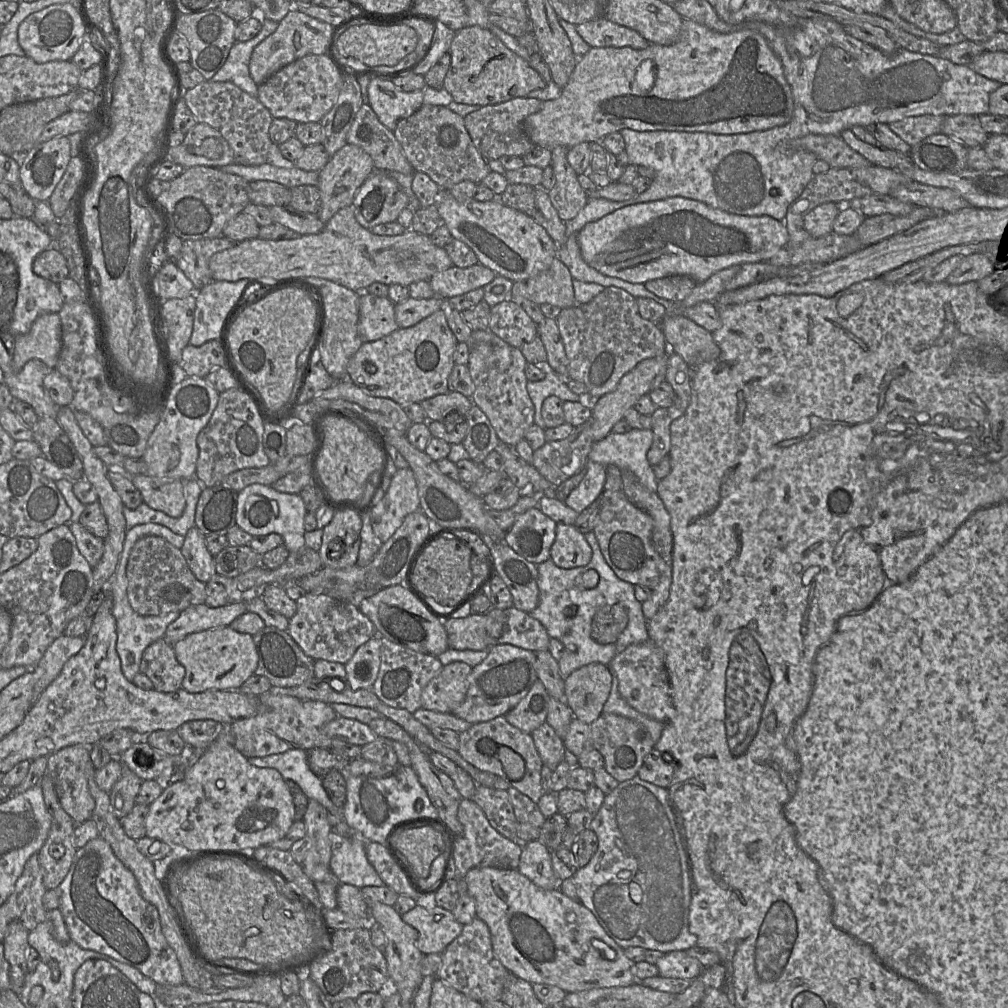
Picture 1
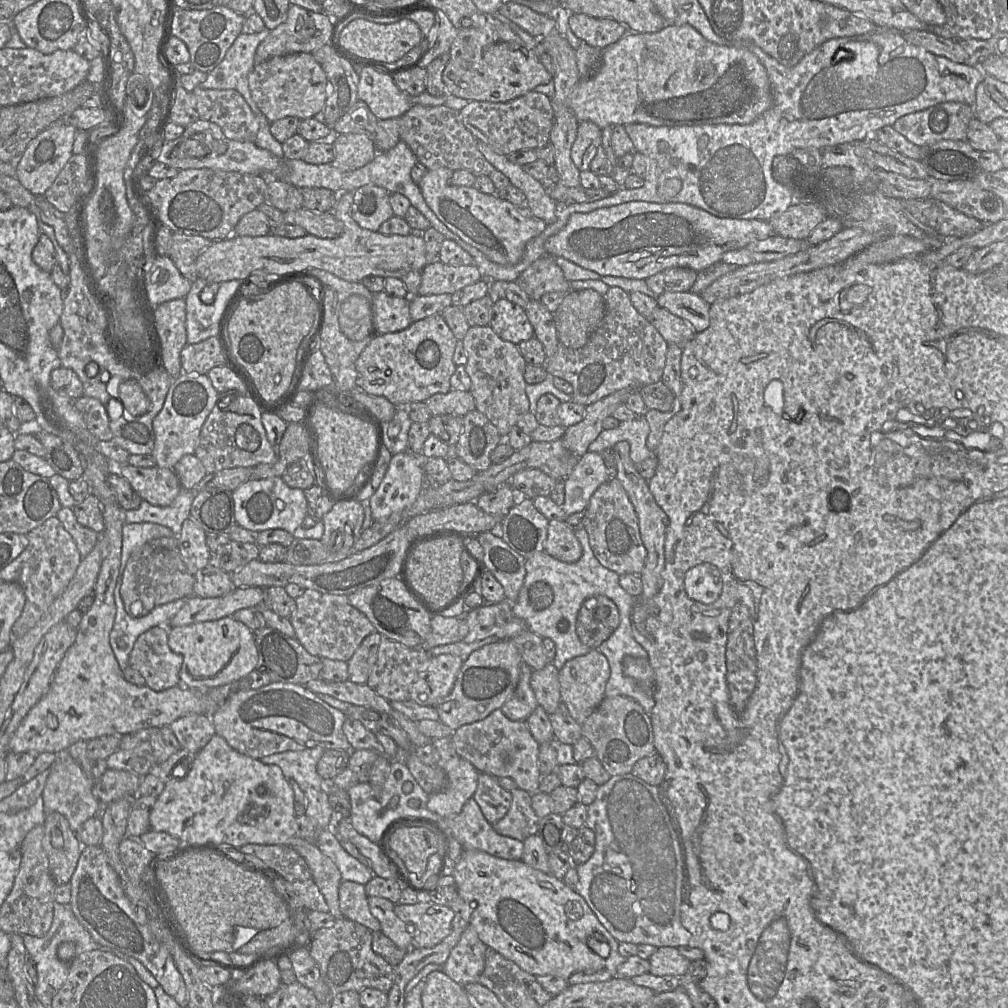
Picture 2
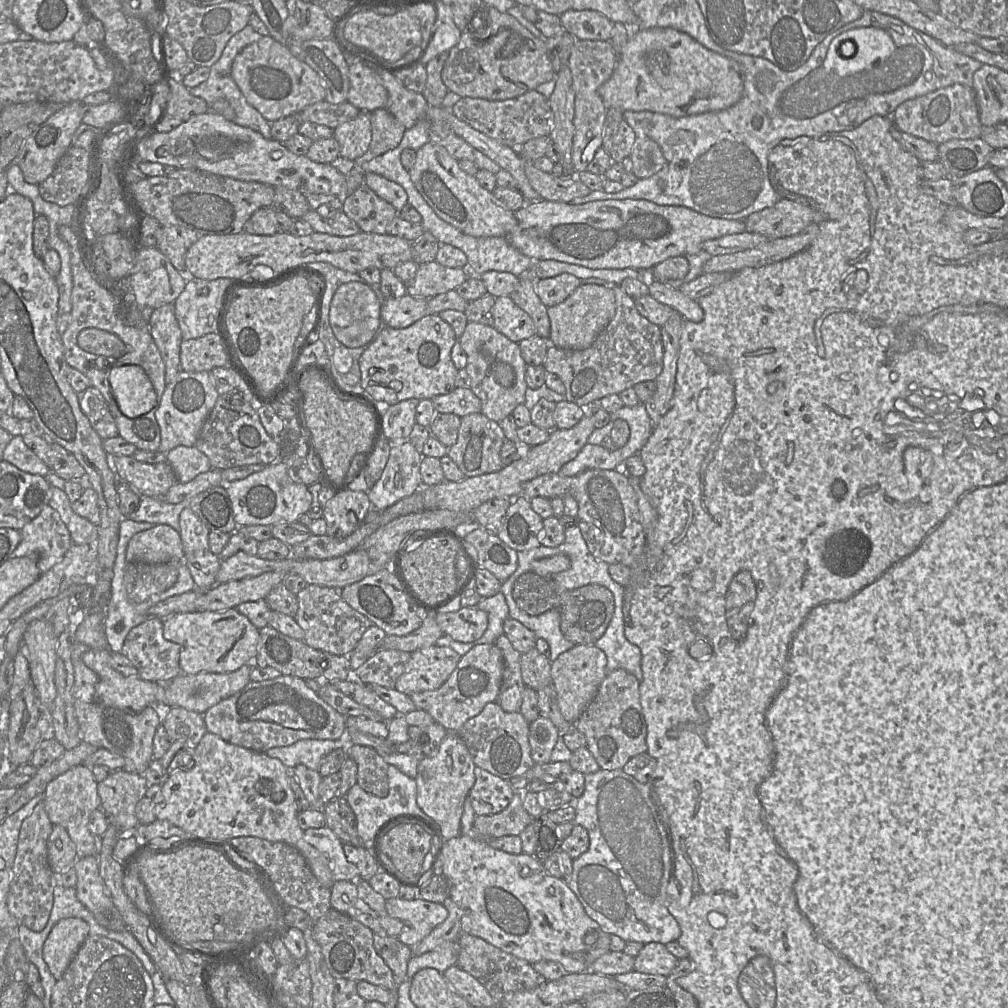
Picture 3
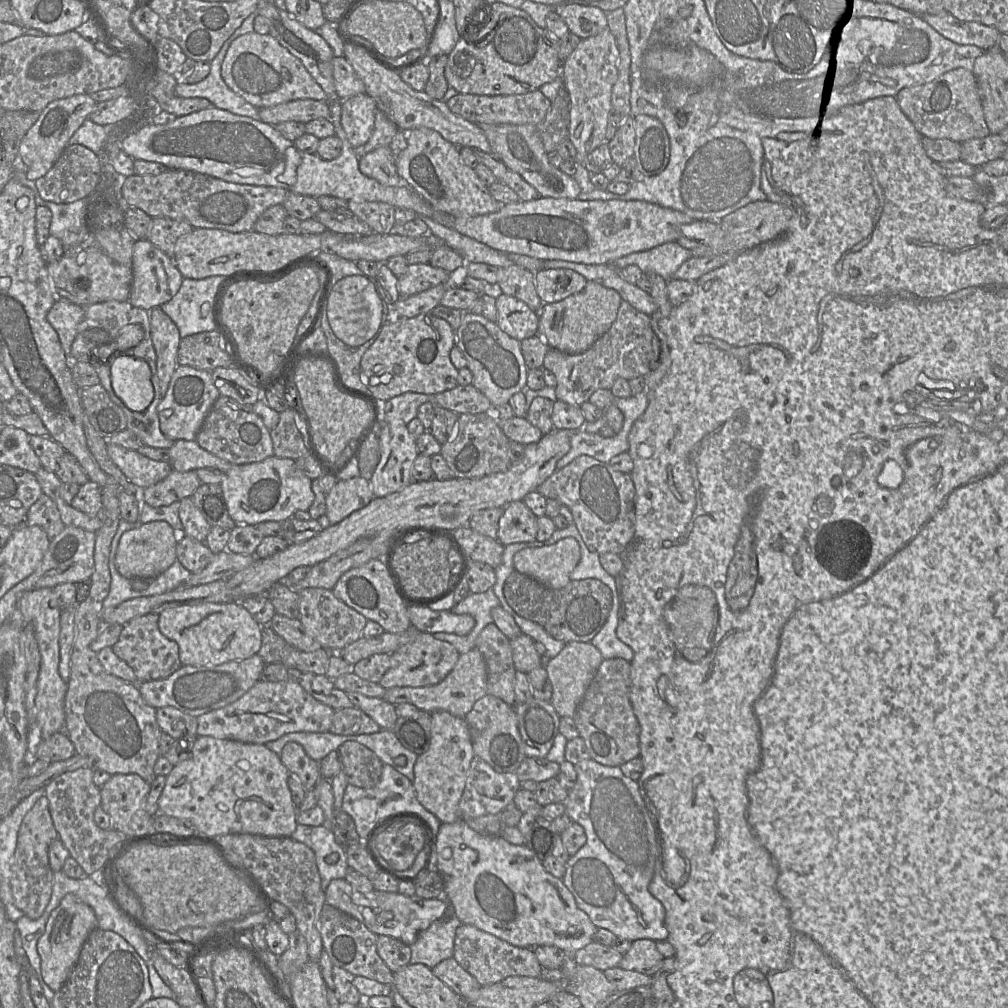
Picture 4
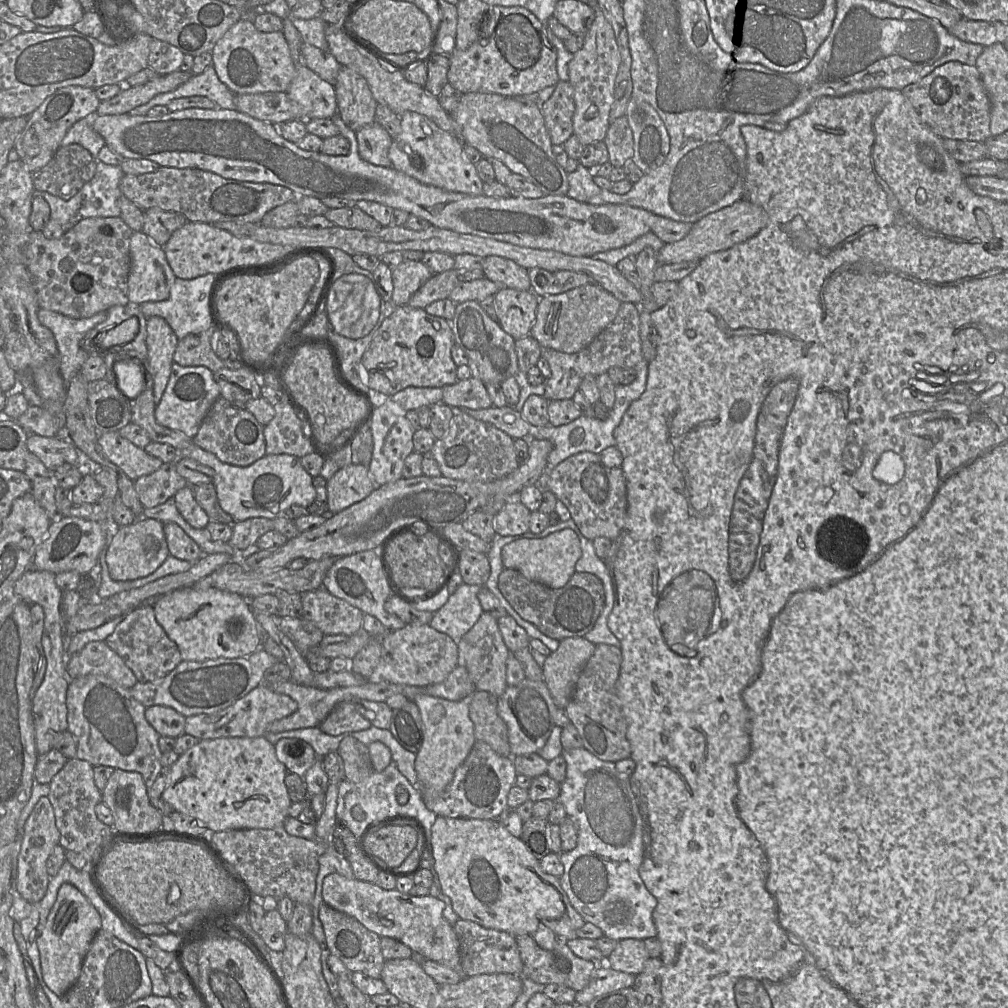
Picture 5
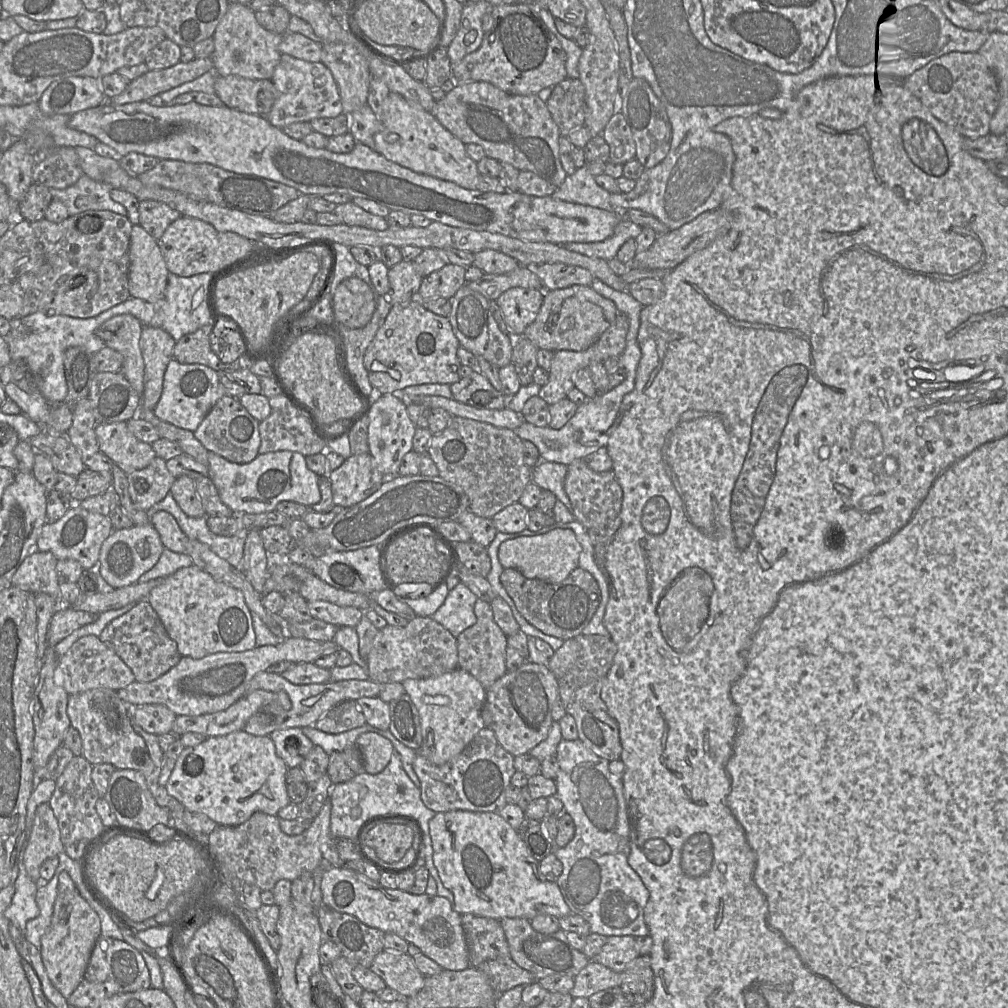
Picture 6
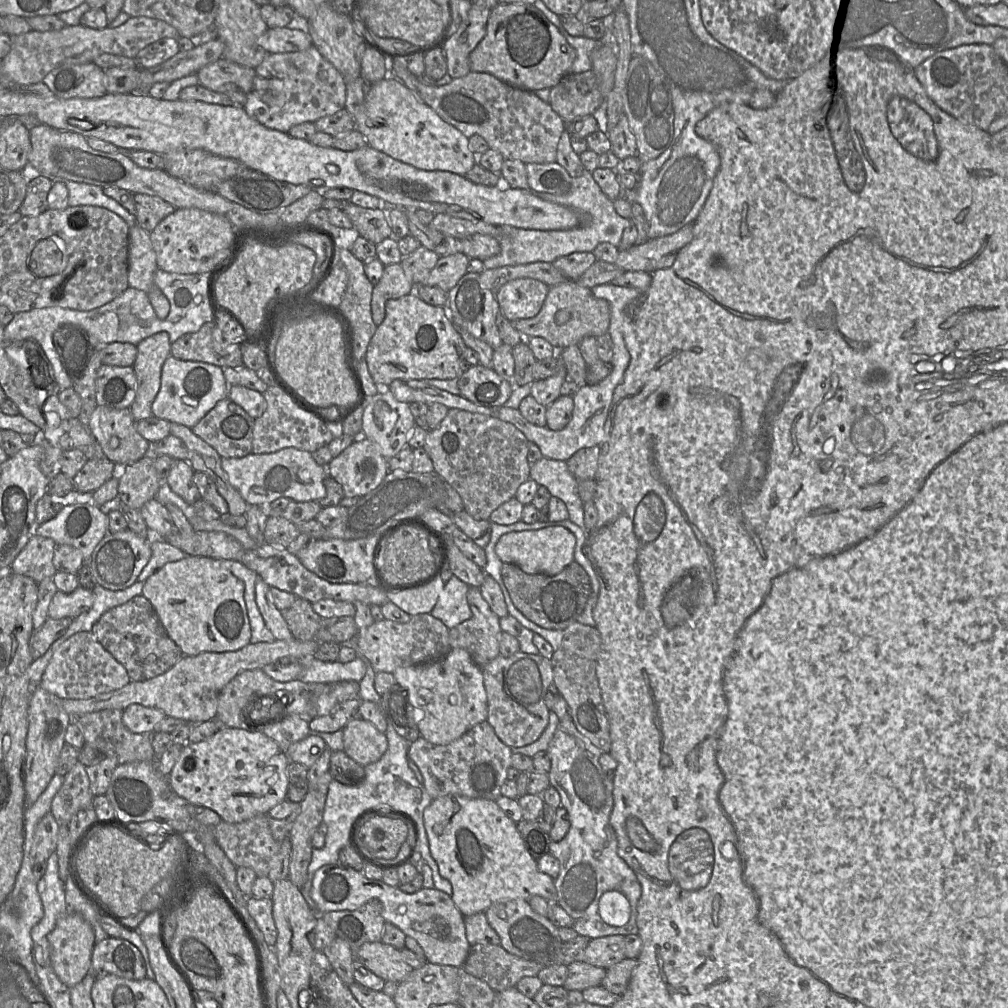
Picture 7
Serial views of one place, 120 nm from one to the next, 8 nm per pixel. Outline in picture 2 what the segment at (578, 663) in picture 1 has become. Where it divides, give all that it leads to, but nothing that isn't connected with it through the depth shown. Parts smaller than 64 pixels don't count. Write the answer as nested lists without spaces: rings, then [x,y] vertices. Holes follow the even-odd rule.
[[[583,528],[574,531],[574,533],[583,549],[581,558],[577,562],[566,563],[557,560],[545,551],[540,551],[526,559],[524,584],[517,600],[512,605],[513,614],[524,621],[528,629],[542,638],[550,638],[555,643],[556,654],[553,664],[558,670],[560,670],[568,660],[587,654],[592,649],[580,641],[576,632],[577,616],[583,602],[587,598],[595,595],[603,595],[610,598],[616,605],[619,605],[620,617],[623,616],[622,603],[627,601],[629,617],[635,603],[635,597],[620,586],[620,575],[602,566],[595,557],[590,546],[588,532]],[[539,581],[549,584],[554,594],[552,604],[543,610],[536,610],[529,600],[530,587]],[[561,619],[565,619],[568,623],[568,628],[565,632],[561,632],[558,628],[558,623]]]

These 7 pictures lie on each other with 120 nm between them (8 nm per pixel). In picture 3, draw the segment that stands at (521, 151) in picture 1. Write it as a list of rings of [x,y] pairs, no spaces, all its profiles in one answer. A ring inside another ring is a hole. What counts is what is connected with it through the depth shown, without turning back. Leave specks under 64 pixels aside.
[[[536,90],[507,100],[461,97],[451,111],[474,129],[513,149],[518,149],[531,139],[549,136],[553,129],[553,112],[549,99]]]

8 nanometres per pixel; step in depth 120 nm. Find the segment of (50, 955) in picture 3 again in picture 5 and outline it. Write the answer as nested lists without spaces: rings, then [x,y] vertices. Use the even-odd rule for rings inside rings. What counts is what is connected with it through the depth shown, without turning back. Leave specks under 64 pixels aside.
[[[63,883],[37,940],[43,979],[57,996],[62,997],[79,978],[83,960],[101,927],[100,914],[87,897],[74,885]]]

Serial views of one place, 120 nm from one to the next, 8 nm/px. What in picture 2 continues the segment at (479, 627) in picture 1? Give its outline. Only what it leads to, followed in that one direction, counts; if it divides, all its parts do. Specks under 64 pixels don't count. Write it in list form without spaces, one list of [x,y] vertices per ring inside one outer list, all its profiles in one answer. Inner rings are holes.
[[[437,614],[431,618],[431,634],[421,644],[420,649],[429,651],[439,645],[460,642],[467,634],[465,614],[456,617],[443,617]]]

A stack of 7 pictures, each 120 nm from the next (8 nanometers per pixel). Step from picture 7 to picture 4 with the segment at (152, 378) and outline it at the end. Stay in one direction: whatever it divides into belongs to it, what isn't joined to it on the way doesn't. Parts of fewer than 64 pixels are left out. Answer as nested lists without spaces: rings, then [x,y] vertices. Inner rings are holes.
[[[160,306],[149,310],[151,340],[156,353],[156,367],[162,397],[178,366],[177,353],[180,344],[179,329]]]

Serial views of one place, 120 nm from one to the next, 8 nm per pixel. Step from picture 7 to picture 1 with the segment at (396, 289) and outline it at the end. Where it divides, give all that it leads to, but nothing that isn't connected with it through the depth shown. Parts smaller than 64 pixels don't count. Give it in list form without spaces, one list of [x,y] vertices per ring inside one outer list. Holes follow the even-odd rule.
[[[477,263],[467,268],[451,266],[434,274],[429,284],[436,297],[449,299],[470,292],[495,279],[496,273]]]

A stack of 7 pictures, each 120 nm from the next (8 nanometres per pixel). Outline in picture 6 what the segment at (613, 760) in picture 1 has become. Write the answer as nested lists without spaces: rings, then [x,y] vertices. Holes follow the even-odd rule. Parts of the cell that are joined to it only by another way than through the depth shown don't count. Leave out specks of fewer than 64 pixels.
[[[580,634],[575,638],[580,644],[580,653],[567,673],[558,679],[559,697],[567,713],[574,717],[584,745],[608,761],[618,760],[622,752],[619,725],[601,698],[604,679],[613,665],[617,646],[610,637],[598,634]]]

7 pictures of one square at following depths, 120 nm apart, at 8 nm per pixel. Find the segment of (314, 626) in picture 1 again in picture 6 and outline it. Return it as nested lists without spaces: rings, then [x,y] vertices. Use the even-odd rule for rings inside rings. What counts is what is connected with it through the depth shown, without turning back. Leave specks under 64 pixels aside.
[[[321,600],[308,602],[308,609],[312,618],[325,621],[337,627],[355,628],[364,613],[355,607],[339,606]]]

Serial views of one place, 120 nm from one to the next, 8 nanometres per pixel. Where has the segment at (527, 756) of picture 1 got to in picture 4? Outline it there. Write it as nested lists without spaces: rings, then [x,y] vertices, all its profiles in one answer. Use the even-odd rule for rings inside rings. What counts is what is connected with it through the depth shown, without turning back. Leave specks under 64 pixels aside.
[[[486,694],[475,702],[464,719],[470,732],[474,755],[484,760],[497,772],[516,773],[526,754],[514,706],[510,706],[494,695]]]

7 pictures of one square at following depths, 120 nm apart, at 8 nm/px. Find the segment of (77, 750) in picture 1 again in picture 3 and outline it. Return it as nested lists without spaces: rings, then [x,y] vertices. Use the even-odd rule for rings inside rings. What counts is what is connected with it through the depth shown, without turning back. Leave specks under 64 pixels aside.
[[[87,765],[75,766],[48,783],[44,792],[44,807],[53,825],[63,826],[74,842],[78,858],[99,856],[99,839],[88,827],[90,815],[101,808],[98,783]]]

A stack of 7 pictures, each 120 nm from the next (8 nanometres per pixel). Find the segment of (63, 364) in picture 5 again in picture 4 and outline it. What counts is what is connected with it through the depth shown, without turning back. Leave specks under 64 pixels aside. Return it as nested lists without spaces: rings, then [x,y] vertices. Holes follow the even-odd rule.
[[[57,299],[47,313],[47,320],[57,332],[63,351],[69,359],[71,346],[84,314],[83,307],[67,299]]]

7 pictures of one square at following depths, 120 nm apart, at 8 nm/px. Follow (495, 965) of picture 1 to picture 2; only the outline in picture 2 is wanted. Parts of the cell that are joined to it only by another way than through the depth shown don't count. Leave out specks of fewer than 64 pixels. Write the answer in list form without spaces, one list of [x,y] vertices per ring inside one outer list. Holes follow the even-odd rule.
[[[469,925],[443,964],[443,972],[461,986],[479,982],[485,967],[486,950],[487,945]]]

